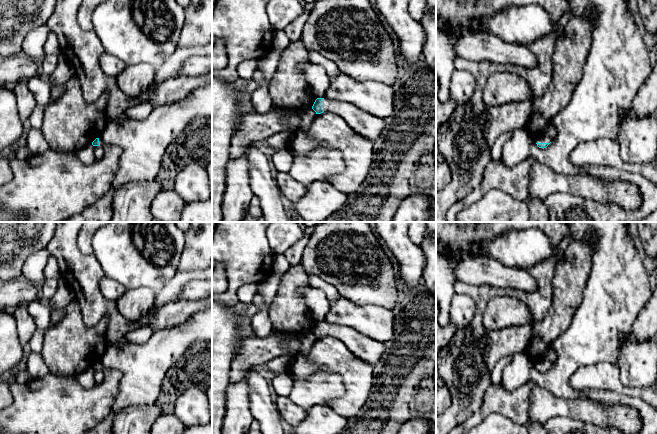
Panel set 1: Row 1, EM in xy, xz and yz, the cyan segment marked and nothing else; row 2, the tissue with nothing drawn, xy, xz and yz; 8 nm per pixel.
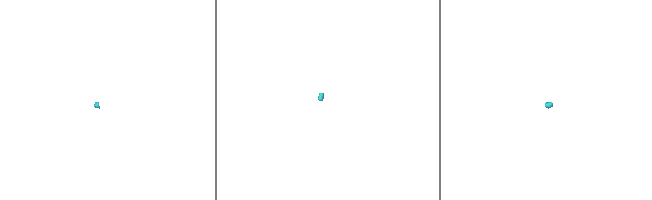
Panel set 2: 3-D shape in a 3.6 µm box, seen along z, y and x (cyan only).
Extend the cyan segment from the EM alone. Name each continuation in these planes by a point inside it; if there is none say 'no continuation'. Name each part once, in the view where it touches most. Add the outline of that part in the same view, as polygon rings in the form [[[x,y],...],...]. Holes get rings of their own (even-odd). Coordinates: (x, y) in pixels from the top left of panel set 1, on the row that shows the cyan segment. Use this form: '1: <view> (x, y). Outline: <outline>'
1: yz (541, 139). Outline: [[[542,135],[537,137],[536,139],[536,143],[550,143],[552,141],[552,139],[550,139],[549,137]]]

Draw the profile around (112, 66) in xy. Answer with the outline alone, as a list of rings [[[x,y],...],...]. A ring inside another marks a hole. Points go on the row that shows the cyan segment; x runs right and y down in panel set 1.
[[[104,52],[100,57],[100,66],[106,75],[117,77],[127,65],[117,57]]]

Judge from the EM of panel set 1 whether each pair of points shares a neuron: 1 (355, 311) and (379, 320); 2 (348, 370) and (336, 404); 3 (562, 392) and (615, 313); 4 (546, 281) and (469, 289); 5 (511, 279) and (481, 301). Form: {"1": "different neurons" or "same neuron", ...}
{"1": "same neuron", "2": "same neuron", "3": "same neuron", "4": "same neuron", "5": "different neurons"}

